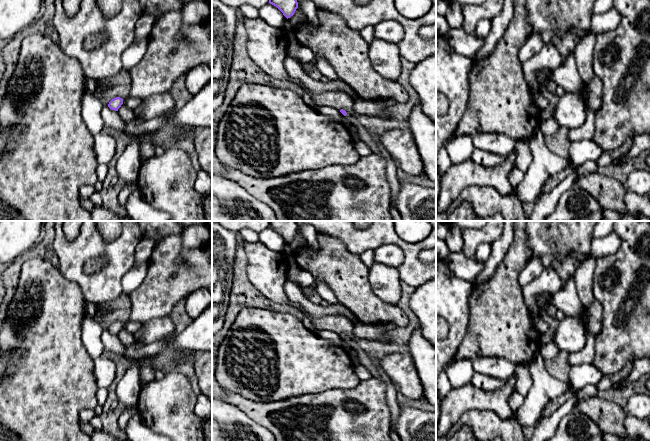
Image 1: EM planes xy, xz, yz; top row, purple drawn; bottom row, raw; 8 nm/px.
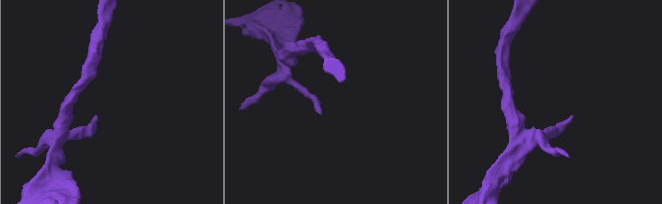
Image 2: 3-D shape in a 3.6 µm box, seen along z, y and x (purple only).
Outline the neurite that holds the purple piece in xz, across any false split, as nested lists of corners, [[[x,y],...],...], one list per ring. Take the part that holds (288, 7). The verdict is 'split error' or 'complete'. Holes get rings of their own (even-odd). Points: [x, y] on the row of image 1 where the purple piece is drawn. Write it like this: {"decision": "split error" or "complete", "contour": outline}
{"decision": "complete", "contour": [[[269,0],[269,3],[276,6],[287,19],[293,16],[298,8],[297,0]]]}

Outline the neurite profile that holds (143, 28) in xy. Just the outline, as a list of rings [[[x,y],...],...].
[[[141,14],[134,29],[134,42],[143,38],[149,38],[154,26],[155,19],[152,15]]]

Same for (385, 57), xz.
[[[375,38],[368,51],[372,67],[383,77],[397,81],[400,77],[401,54],[398,44]]]

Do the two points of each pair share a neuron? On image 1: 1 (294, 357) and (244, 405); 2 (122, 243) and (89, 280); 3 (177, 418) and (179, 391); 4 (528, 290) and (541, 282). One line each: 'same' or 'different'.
1: different
2: same
3: same
4: same

